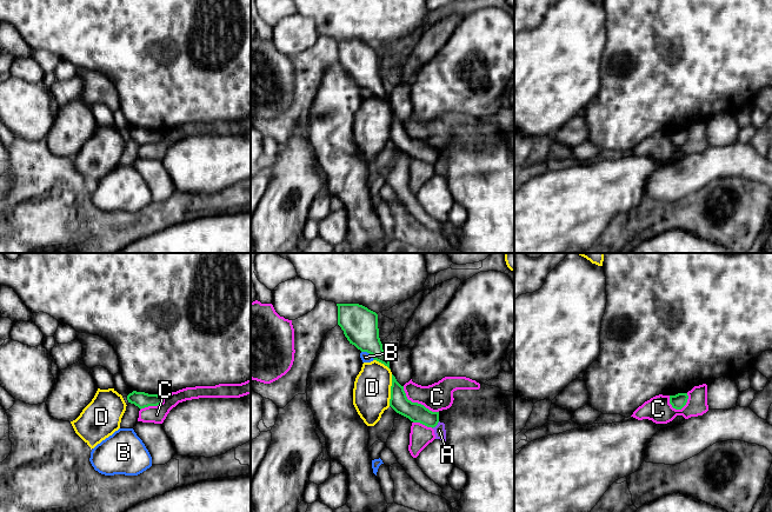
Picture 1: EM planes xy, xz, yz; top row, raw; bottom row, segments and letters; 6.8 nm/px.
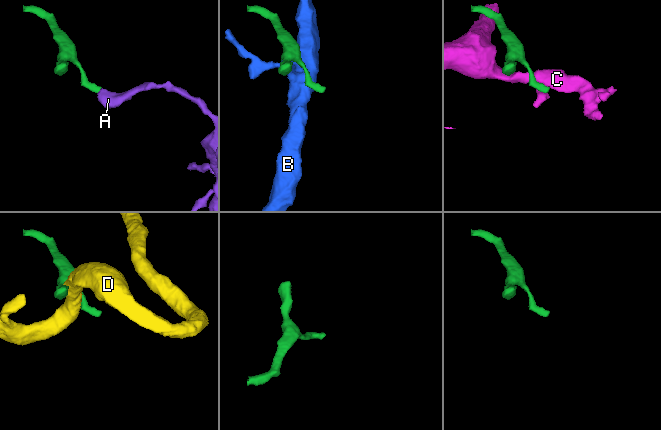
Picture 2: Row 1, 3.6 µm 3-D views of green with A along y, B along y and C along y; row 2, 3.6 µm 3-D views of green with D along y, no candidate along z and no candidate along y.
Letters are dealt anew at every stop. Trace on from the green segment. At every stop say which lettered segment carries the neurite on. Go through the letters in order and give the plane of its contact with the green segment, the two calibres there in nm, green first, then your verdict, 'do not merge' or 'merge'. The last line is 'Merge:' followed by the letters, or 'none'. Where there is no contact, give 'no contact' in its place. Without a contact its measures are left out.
A: meets green in xz; 130 nm thick on the green side, 80 nm on the other; do not merge
B: meets green in xz; 240 nm thick on the green side, 70 nm on the other; do not merge
C: meets green in xz; 130 nm thick on the green side, 190 nm on the other; do not merge
D: meets green in xz; 130 nm thick on the green side, 260 nm on the other; do not merge
Merge: none

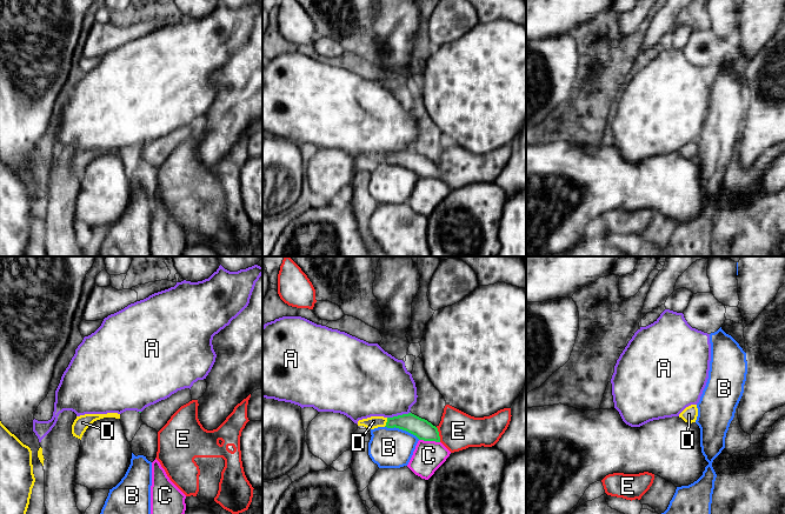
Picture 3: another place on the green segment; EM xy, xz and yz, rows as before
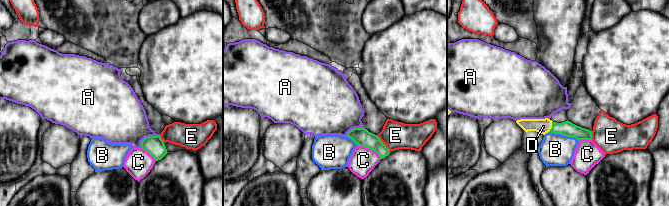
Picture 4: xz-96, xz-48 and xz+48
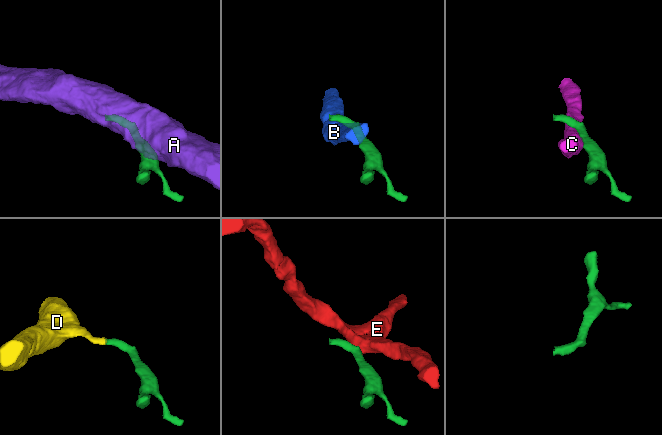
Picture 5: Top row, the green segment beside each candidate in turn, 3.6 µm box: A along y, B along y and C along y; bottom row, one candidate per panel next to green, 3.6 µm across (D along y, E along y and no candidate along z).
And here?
A: meets green in xz; 140 nm thick on the green side, 440 nm on the other; do not merge
B: meets green in xz; 140 nm thick on the green side, 280 nm on the other; do not merge
C: meets green in xz; 140 nm thick on the green side, 200 nm on the other; do not merge
D: meets green in xz; 140 nm thick on the green side, 90 nm on the other; merge
E: meets green in xz; 140 nm thick on the green side, 260 nm on the other; do not merge
Merge: D

